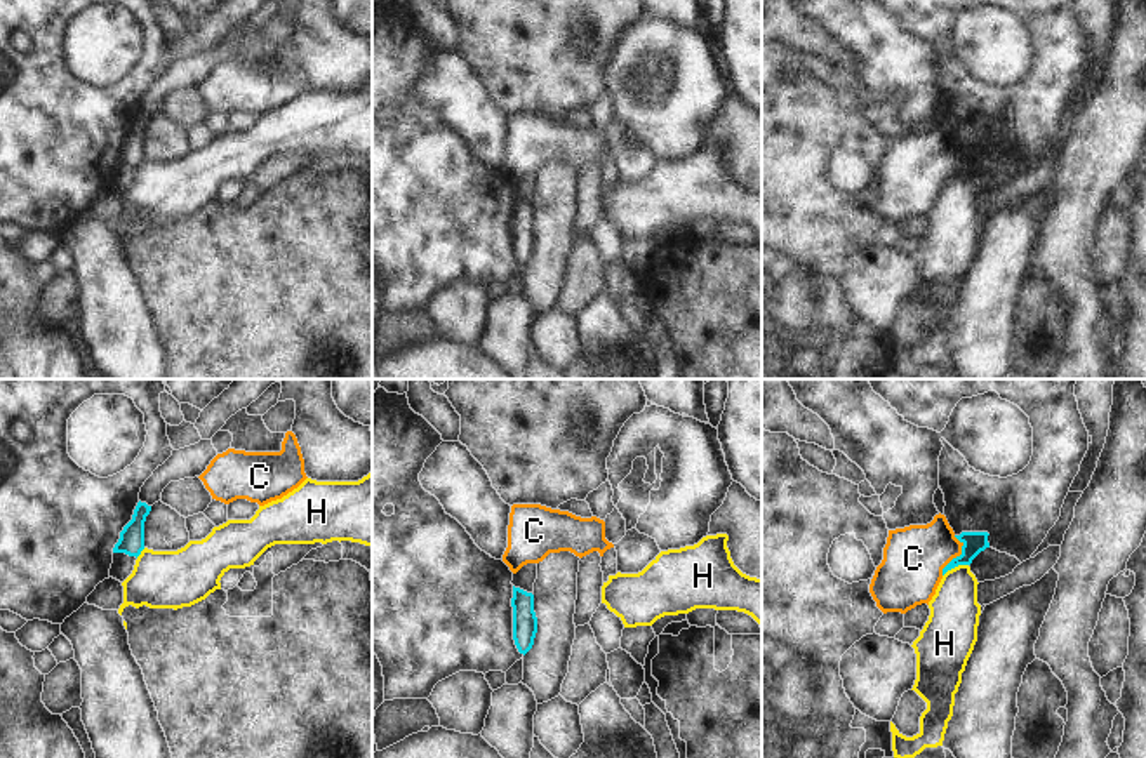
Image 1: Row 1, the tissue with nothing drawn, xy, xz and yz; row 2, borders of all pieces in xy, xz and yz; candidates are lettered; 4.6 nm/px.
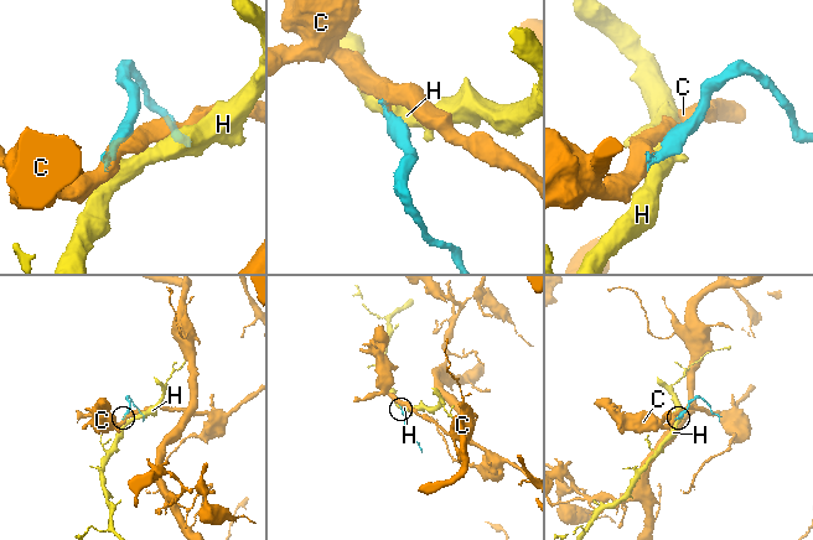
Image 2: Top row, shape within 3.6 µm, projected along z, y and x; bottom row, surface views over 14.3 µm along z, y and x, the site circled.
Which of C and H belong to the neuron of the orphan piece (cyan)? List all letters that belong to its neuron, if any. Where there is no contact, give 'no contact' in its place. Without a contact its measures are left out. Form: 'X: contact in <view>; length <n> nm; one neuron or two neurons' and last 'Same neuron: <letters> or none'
C: contact in yz; length 200 nm; one neuron
H: contact in yz; length 130 nm; two neurons
Same neuron: C

